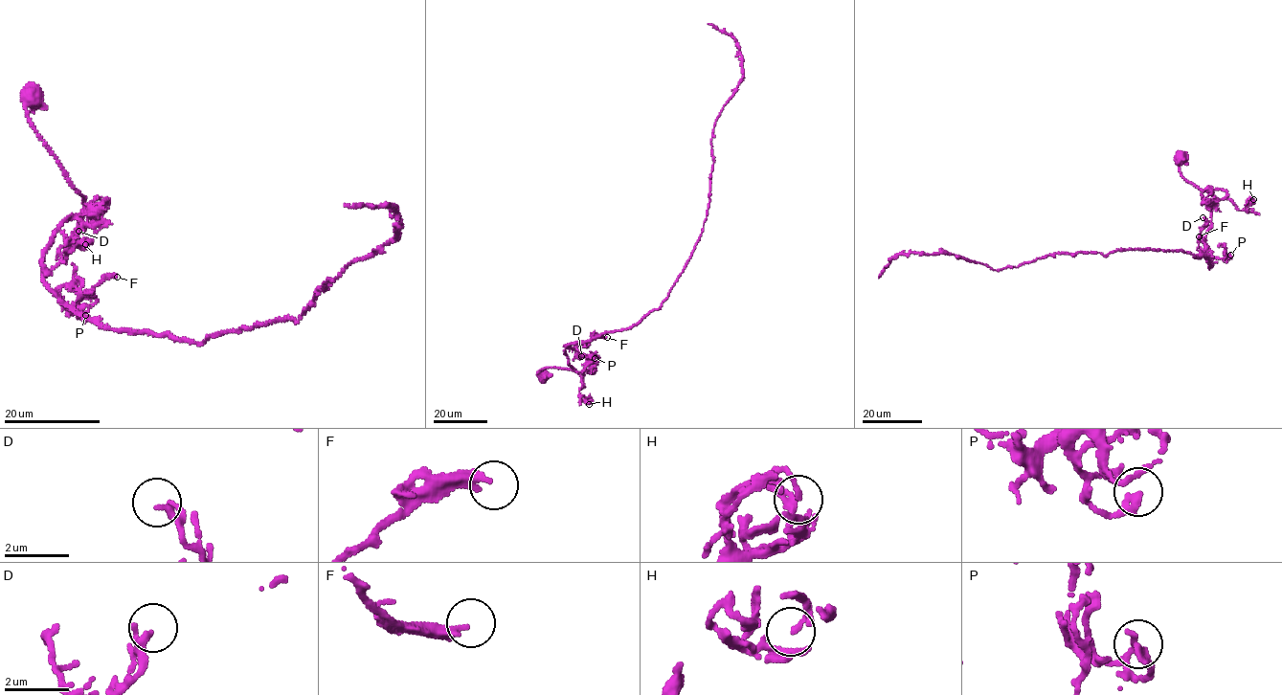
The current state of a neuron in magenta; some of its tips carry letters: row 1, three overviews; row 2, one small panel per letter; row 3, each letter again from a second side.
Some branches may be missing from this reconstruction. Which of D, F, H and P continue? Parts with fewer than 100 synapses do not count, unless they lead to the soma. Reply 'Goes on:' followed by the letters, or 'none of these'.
Goes on: none of these

